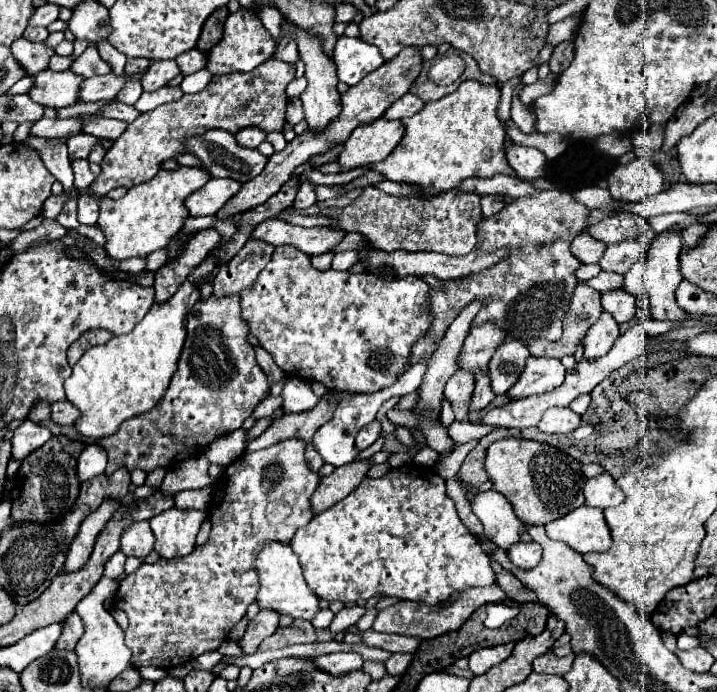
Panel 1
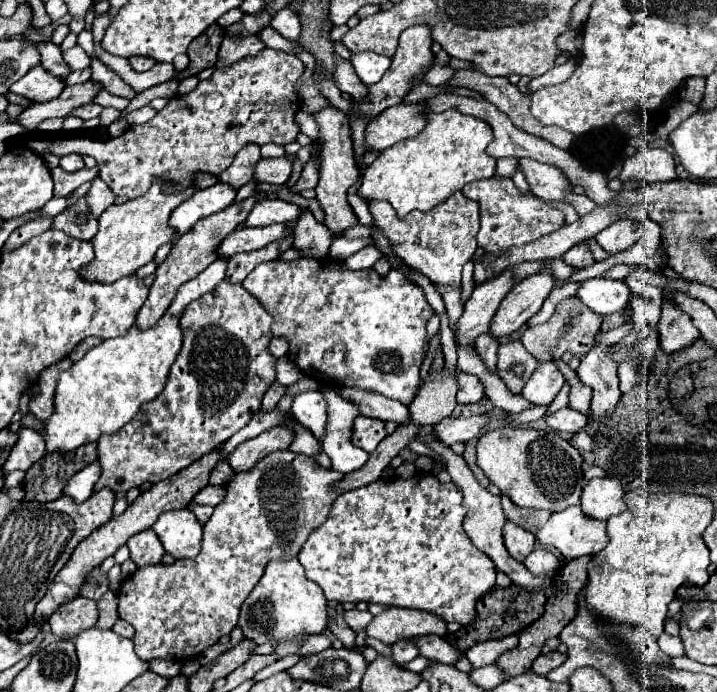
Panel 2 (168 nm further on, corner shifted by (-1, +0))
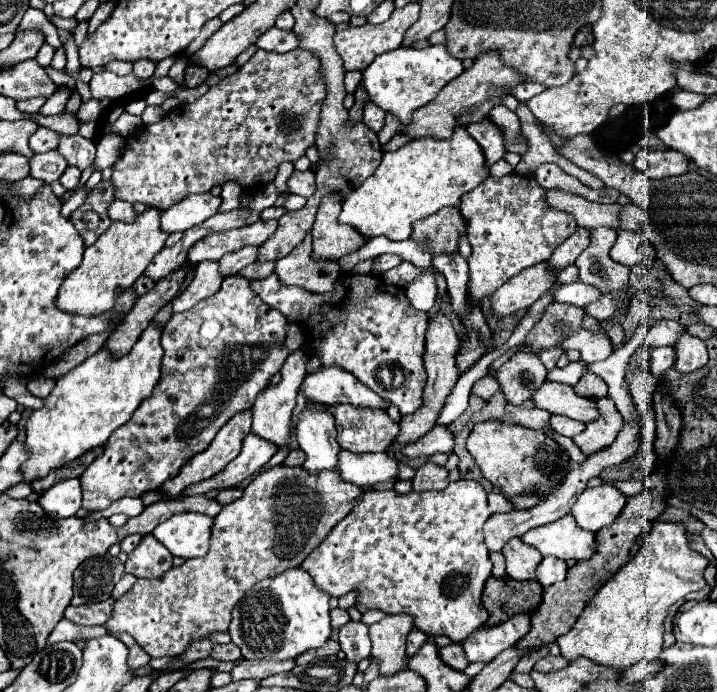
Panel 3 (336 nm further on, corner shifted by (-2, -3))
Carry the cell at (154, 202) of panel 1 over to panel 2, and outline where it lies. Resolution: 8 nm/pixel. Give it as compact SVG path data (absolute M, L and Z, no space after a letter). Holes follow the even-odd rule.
M156 181L146 195L130 199L124 205L112 205L100 215L98 219L100 231L92 239L96 255L88 265L82 267L80 277L96 283L114 283L116 279L132 275L136 269L152 261L158 247L162 247L164 243L176 237L176 233L168 225L170 213L194 193L194 187L188 187L184 193L176 193L176 195L164 193L160 187L162 187L160 181Z

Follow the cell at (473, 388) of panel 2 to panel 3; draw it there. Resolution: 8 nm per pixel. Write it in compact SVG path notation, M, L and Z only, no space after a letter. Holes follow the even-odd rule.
M485 376L485 378L481 378L473 384L473 394L477 394L483 400L489 400L497 392L497 388L499 388L497 380L491 378L491 376Z

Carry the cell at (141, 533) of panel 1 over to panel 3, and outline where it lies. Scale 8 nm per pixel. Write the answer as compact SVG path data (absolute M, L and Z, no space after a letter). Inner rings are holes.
M145 534L143 540L129 554L125 572L137 578L159 578L171 568L171 552L155 540L153 534Z

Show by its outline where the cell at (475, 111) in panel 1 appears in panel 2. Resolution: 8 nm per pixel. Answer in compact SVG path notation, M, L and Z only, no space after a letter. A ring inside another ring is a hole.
M448 109L444 113L430 113L430 123L428 127L422 131L420 137L408 139L408 141L400 141L394 147L386 149L380 153L380 157L364 171L362 177L362 185L358 189L358 195L364 201L374 201L374 199L384 199L388 201L398 217L408 215L412 209L418 211L428 211L432 207L436 207L438 203L442 203L446 197L450 197L454 191L460 191L466 183L476 181L476 179L490 179L496 171L496 159L486 155L486 147L488 143L494 139L492 129L488 123L470 117L470 115L462 115L456 109Z

